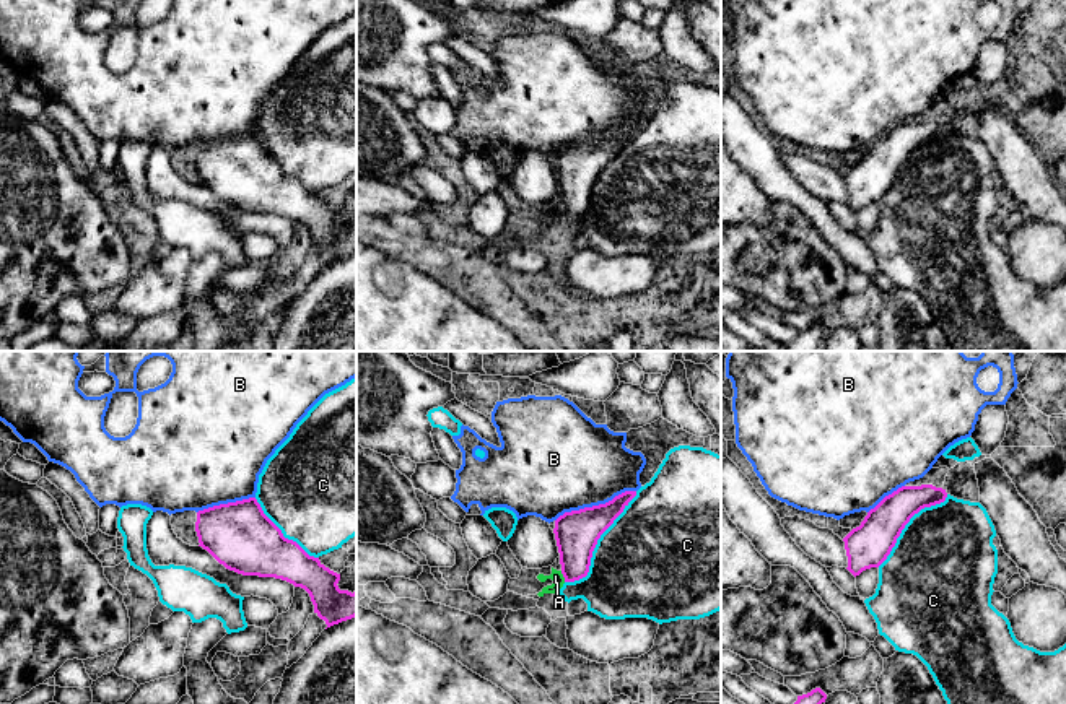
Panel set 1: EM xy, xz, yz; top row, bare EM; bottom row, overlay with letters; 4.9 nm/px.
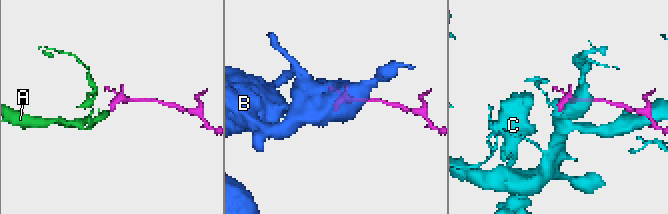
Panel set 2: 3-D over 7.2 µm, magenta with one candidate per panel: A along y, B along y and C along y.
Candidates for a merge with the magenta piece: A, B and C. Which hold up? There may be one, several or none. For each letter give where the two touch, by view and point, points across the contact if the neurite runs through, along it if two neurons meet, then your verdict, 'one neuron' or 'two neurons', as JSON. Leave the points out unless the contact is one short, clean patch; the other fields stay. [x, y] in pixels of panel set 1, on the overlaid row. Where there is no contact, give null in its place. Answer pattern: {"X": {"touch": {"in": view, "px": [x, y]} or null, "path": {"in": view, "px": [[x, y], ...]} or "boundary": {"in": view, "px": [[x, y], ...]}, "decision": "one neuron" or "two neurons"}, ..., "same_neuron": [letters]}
{"A": {"touch": {"in": "xz", "px": [563, 576]}, "path": {"in": "xz", "px": [[576, 532], [575, 564], [563, 576], [555, 576]]}, "decision": "one neuron"}, "B": {"touch": {"in": "xz", "px": [594, 506]}, "boundary": {"in": "xz", "px": [[635, 490], [625, 490], [604, 503], [565, 511], [555, 521]]}, "decision": "two neurons"}, "C": {"touch": {"in": "xz", "px": [596, 543]}, "decision": "two neurons"}, "same_neuron": ["A"]}

